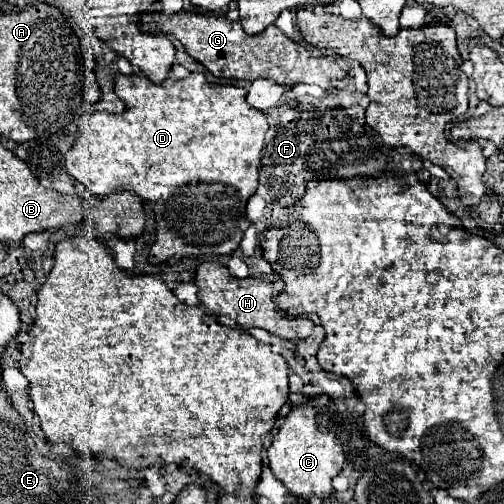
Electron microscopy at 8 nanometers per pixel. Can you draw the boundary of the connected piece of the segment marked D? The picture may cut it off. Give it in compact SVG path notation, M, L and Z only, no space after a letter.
M190 72L184 80L170 82L170 84L166 80L162 84L152 84L146 76L140 76L140 74L116 74L114 76L114 92L118 94L120 100L124 100L126 110L120 116L112 116L108 112L100 112L100 110L92 108L90 112L86 112L80 118L80 122L78 122L78 140L74 142L74 146L66 154L66 172L72 178L76 178L78 182L86 184L88 190L96 196L106 196L106 192L116 192L116 190L132 190L132 192L140 194L140 198L144 202L150 204L150 208L156 216L156 222L158 222L158 236L156 236L156 242L150 248L150 258L148 258L152 264L162 264L172 256L212 258L212 256L232 254L240 246L242 236L244 236L246 228L250 226L250 222L246 218L246 202L258 188L258 166L260 166L262 150L264 150L264 136L270 128L268 120L266 120L266 114L252 108L246 102L246 88L208 82L202 72Z

